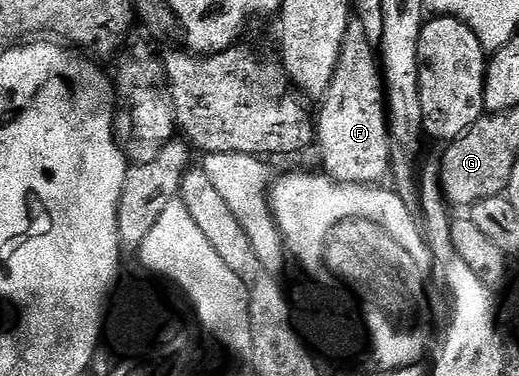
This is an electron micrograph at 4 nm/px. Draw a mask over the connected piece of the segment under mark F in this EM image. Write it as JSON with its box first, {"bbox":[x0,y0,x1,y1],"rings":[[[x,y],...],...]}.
{"bbox":[314,20,393,183],"rings":[[[352,20],[347,25],[333,78],[329,80],[329,88],[325,88],[318,106],[319,114],[317,110],[314,124],[317,131],[317,147],[319,146],[319,154],[323,157],[322,169],[336,182],[378,183],[378,178],[388,173],[393,143],[387,117],[381,62],[377,57],[376,47],[369,40],[369,36],[365,36],[363,26],[358,20]]]}

